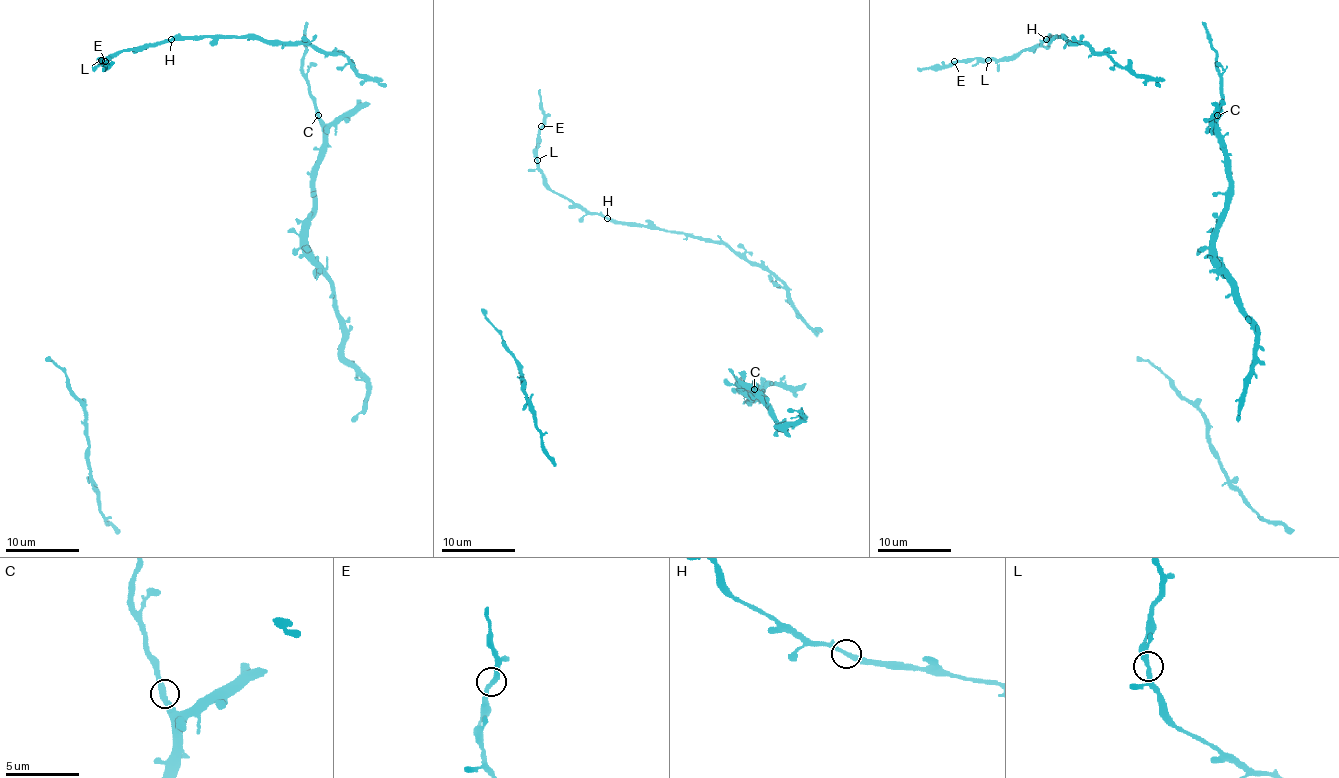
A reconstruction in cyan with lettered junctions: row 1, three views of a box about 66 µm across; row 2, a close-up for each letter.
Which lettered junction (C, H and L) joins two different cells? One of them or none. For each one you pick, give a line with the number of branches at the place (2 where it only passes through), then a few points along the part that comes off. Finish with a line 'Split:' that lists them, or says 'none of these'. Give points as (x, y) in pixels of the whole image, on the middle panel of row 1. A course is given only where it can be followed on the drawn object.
Split: none of these

